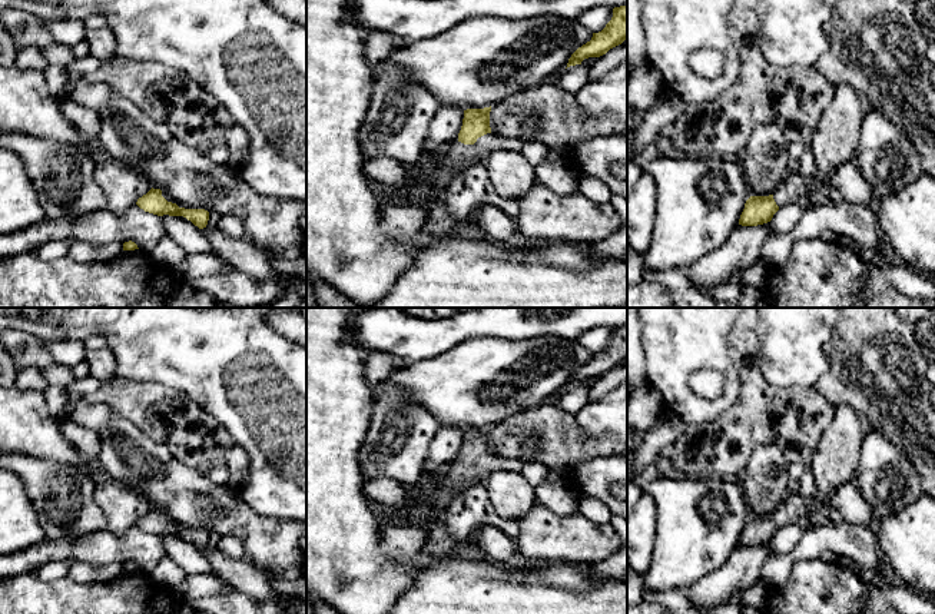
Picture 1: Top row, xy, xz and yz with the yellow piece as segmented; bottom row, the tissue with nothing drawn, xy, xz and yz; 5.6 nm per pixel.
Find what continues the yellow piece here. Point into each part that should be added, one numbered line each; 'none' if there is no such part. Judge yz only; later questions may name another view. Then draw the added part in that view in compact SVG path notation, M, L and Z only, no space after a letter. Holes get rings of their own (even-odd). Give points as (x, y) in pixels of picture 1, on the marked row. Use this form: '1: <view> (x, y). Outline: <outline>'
1: yz (792, 188). Outline: M793 167L786 179L773 192L773 199L779 208L790 205L806 193L805 182Z

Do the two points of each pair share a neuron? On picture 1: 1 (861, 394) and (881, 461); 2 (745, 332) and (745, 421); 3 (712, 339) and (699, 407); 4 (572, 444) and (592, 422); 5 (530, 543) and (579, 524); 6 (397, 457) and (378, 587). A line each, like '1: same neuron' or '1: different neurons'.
1: different neurons
2: same neuron
3: same neuron
4: different neurons
5: same neuron
6: different neurons

